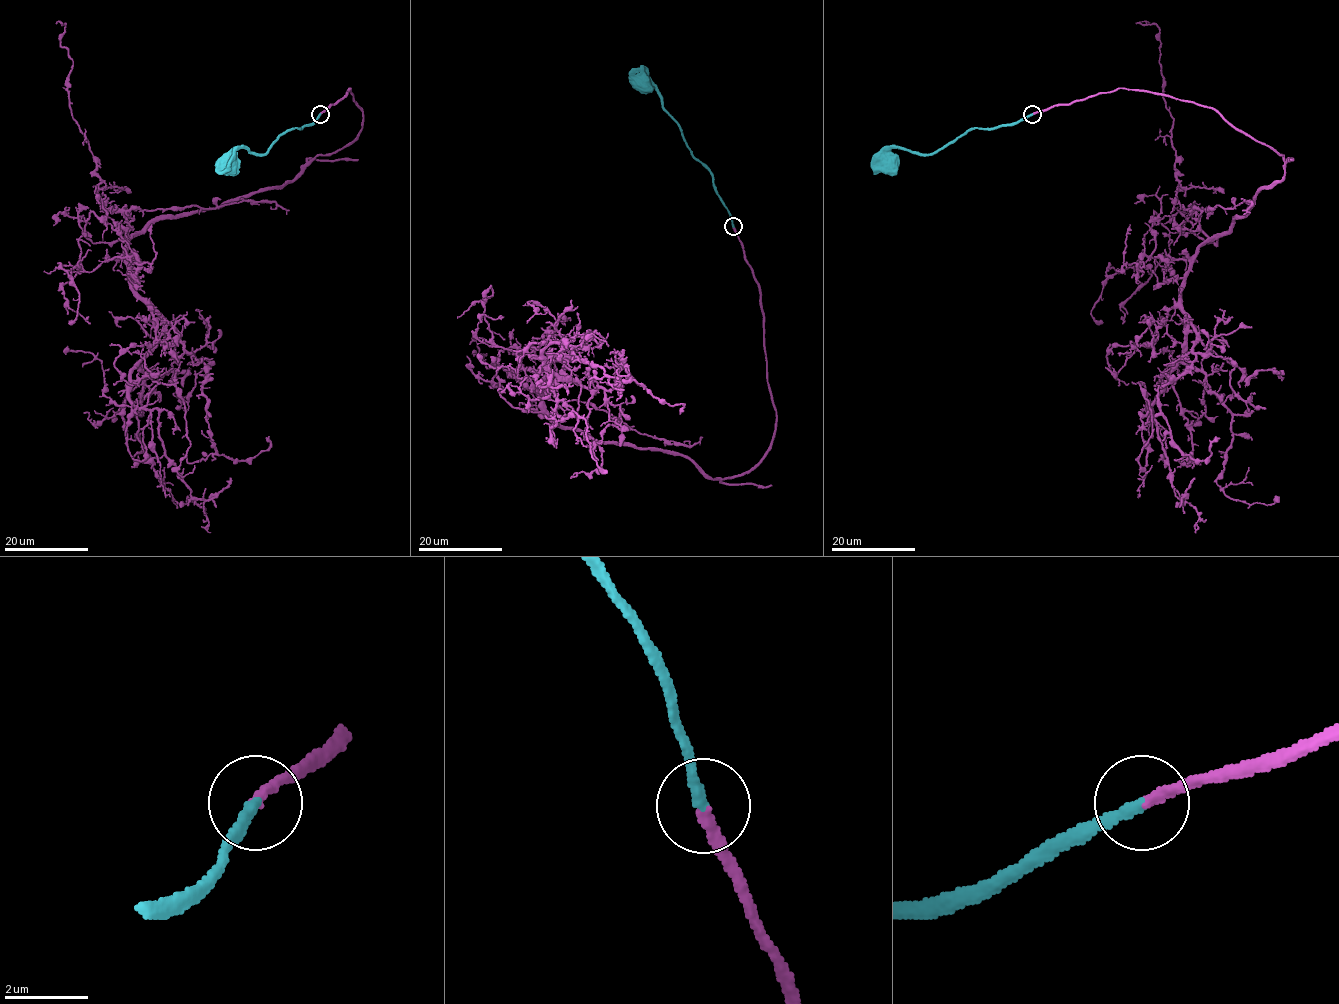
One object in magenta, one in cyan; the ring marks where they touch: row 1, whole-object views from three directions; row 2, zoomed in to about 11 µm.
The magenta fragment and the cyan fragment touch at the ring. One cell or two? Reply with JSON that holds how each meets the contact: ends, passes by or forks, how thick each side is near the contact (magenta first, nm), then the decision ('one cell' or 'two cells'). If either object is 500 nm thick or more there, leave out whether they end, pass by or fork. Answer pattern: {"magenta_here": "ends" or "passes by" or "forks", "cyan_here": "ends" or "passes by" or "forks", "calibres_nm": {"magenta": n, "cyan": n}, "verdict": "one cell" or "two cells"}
{"magenta_here": "ends", "cyan_here": "ends", "calibres_nm": {"magenta": 240, "cyan": 280}, "verdict": "one cell"}

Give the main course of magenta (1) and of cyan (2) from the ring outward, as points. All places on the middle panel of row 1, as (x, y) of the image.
1: (733, 226), (764, 313), (765, 456), (710, 478), (563, 429), (540, 382), (578, 382), (542, 352), (608, 346)
2: (733, 226), (713, 174), (687, 145), (678, 125), (662, 106), (659, 92), (649, 85), (641, 86)

